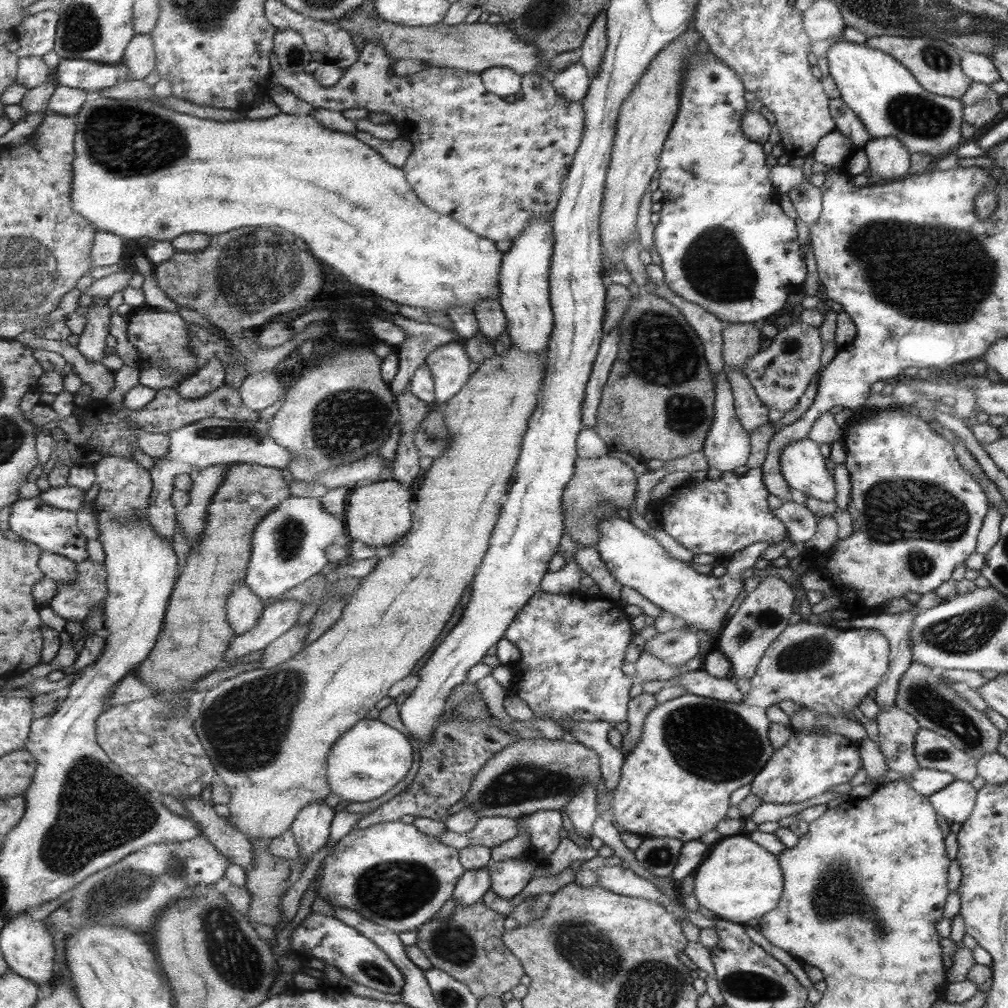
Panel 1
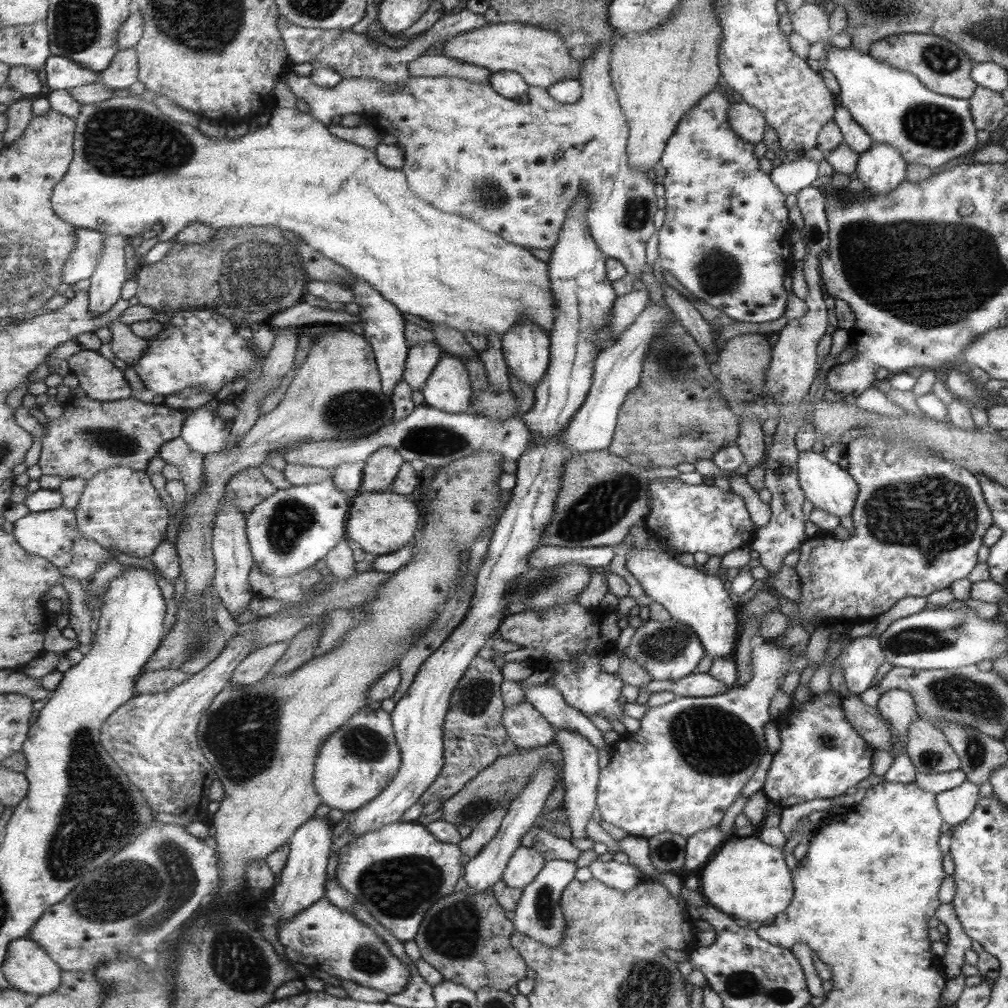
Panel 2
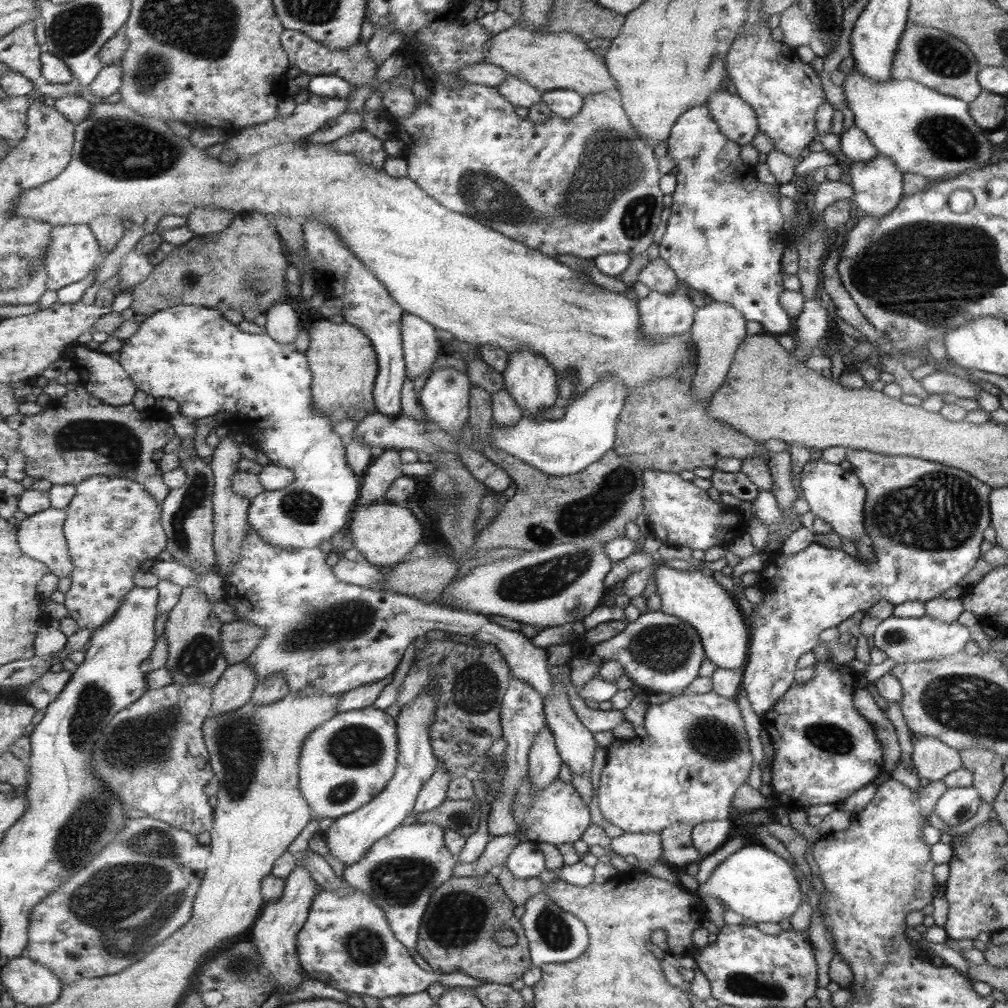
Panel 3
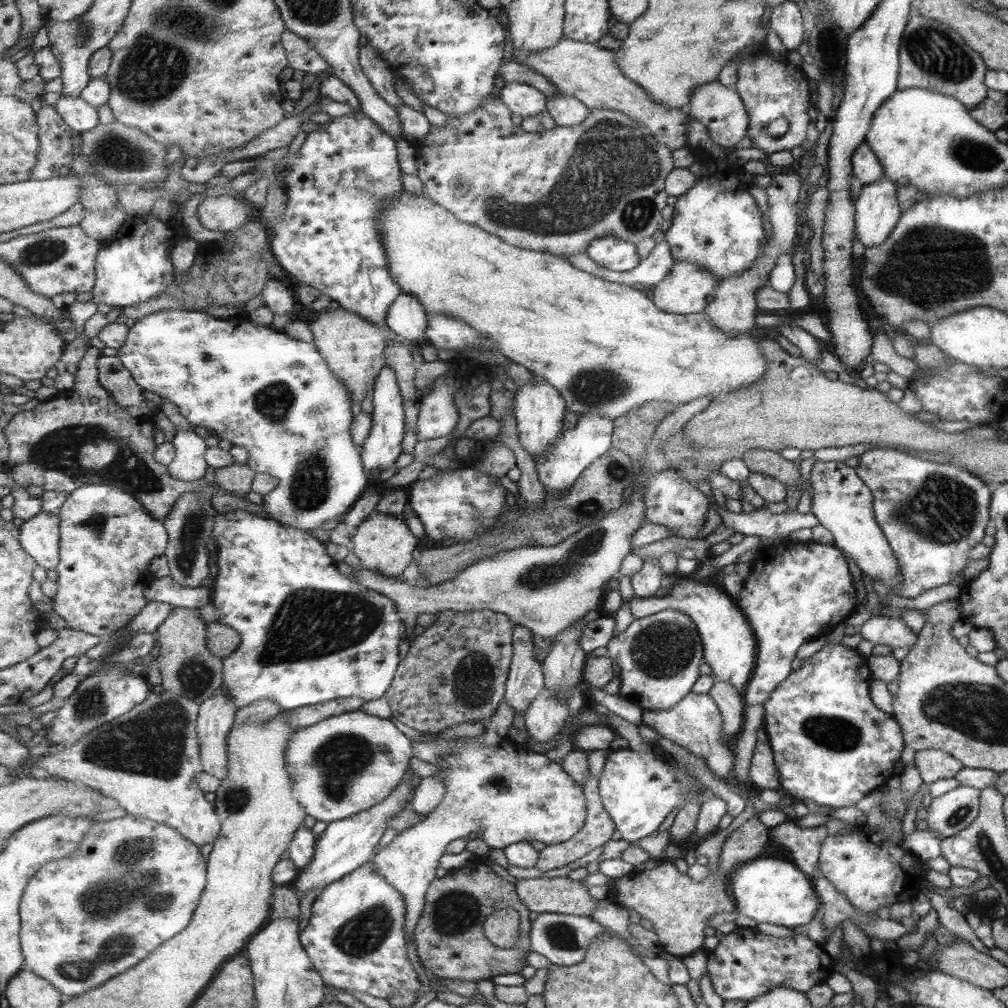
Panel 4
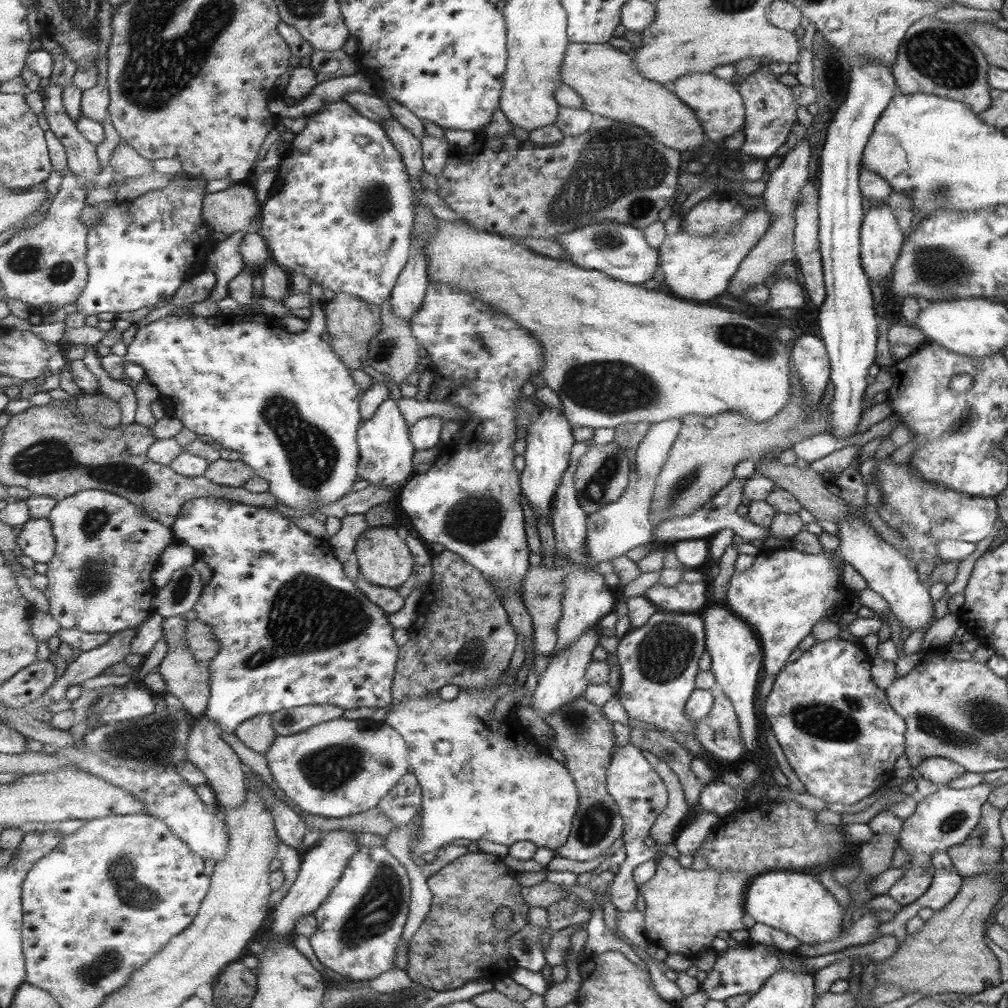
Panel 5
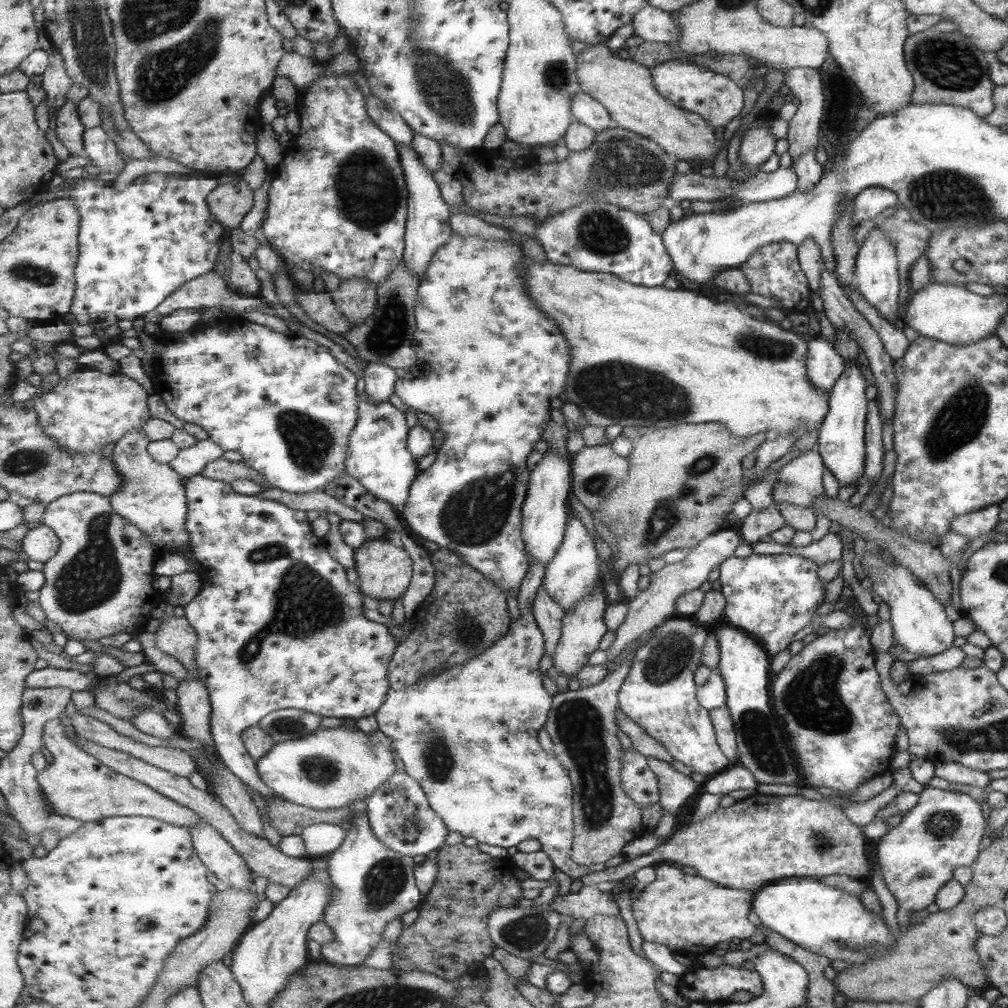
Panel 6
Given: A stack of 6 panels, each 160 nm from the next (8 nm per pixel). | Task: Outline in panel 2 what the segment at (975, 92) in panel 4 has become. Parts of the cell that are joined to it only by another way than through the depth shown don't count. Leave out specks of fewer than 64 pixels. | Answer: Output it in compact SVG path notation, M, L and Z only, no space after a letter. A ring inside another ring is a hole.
M899 34L883 38L871 44L868 53L876 59L899 70L910 71L923 86L935 94L950 95L951 98L967 99L972 96L977 83L970 77L975 62L961 47L950 40L931 34Z

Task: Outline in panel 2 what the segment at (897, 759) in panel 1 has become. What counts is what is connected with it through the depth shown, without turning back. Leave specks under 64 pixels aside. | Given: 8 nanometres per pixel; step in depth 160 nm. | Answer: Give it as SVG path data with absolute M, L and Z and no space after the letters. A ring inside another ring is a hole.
M889 689L879 697L876 709L889 731L891 754L900 752L900 748L906 752L909 725L918 719L912 696L901 689Z

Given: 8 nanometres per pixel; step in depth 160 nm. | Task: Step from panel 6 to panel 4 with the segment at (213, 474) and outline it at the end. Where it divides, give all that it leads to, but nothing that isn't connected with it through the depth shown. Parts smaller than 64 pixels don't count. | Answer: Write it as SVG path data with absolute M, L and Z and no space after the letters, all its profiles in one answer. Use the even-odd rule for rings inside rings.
M235 463L215 469L215 478L224 491L236 497L243 497L253 490L254 480L258 473L246 463Z

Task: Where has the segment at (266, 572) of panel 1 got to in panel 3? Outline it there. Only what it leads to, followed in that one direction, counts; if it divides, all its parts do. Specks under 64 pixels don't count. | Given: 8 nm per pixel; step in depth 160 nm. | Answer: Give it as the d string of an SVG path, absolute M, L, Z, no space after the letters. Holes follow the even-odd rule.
M182 304L171 308L164 308L155 314L148 316L142 322L139 332L129 338L120 352L120 363L123 369L131 376L131 379L137 384L137 389L142 390L143 393L151 396L154 400L157 399L172 399L180 406L180 413L183 416L189 416L193 420L200 418L212 417L220 412L229 413L228 419L223 419L223 424L230 430L246 432L257 432L259 434L259 443L256 444L258 450L269 458L270 464L287 467L295 471L295 482L291 483L287 488L278 491L265 491L256 499L252 500L250 509L250 522L254 530L262 535L266 542L273 546L281 546L287 550L301 550L305 548L317 548L318 546L328 546L332 538L339 532L346 531L350 524L351 515L355 512L358 506L358 498L361 494L362 483L359 483L358 475L355 474L353 468L347 460L347 446L344 442L345 437L338 436L333 432L335 423L332 422L331 416L323 415L317 411L315 407L315 396L313 396L313 385L315 382L314 372L311 371L311 364L306 353L299 353L295 349L294 343L282 344L277 342L271 335L264 334L250 334L243 332L237 325L229 322L223 311L219 309L212 309L211 307L197 306L194 304Z

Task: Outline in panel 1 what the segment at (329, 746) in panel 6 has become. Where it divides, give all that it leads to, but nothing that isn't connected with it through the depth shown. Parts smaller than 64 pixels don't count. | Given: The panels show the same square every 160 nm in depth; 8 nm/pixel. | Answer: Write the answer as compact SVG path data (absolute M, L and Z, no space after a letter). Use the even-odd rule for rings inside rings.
M365 719L346 732L332 748L329 755L329 782L332 792L341 800L369 802L393 790L413 768L418 760L419 746L415 738L405 736L381 722Z

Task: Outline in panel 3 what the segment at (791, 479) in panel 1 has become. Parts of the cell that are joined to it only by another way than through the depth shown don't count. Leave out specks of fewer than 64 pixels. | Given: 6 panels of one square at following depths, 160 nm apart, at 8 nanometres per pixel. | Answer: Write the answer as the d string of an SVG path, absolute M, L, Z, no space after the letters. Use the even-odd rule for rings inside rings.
M819 458L807 461L800 472L800 497L809 505L809 511L817 518L831 525L832 532L839 538L847 538L852 543L863 540L869 544L869 535L865 531L866 489L851 470L841 469L835 463L825 462Z

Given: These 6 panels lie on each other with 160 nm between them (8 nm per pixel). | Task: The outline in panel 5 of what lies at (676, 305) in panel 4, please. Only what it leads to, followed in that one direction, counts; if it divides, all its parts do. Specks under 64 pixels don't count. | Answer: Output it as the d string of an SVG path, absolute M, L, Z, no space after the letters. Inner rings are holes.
M756 208L747 210L744 217L730 232L720 232L715 236L687 234L677 230L671 236L665 236L659 245L659 268L663 274L663 286L667 292L674 294L685 302L706 302L727 289L739 264L757 244L762 234L769 229L770 211Z

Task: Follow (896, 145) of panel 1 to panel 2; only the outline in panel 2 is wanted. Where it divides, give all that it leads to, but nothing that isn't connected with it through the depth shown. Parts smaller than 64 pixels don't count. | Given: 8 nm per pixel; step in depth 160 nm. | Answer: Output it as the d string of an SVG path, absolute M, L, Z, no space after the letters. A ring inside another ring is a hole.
M872 143L865 152L859 155L853 177L858 178L871 194L884 195L906 179L907 165L902 154L894 146L885 143Z

